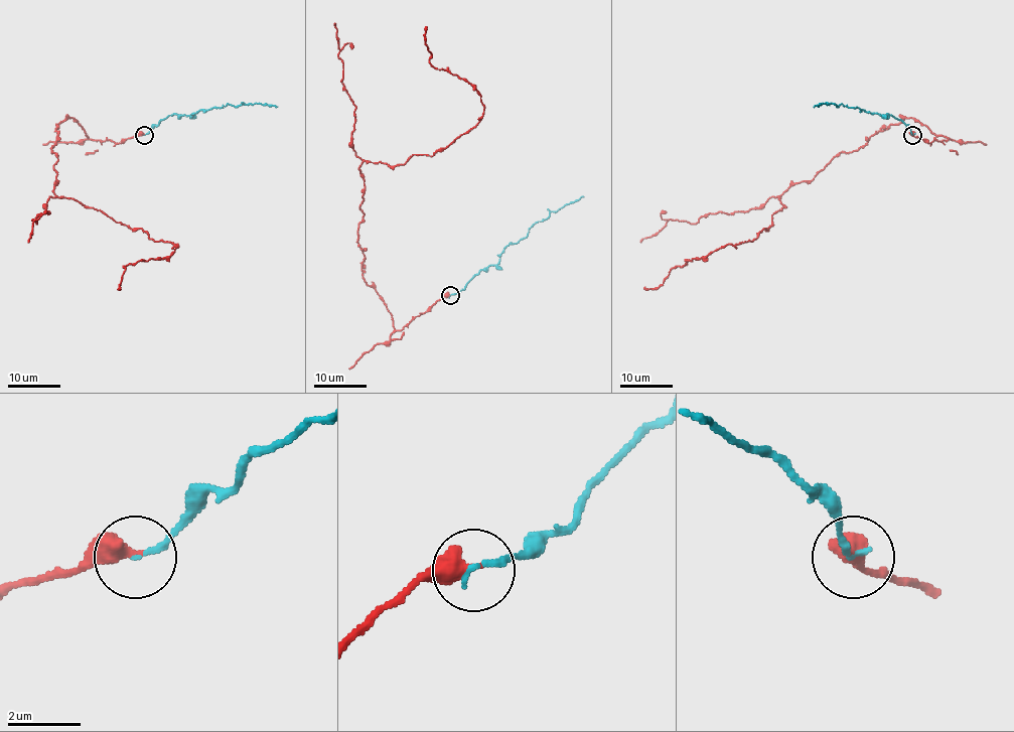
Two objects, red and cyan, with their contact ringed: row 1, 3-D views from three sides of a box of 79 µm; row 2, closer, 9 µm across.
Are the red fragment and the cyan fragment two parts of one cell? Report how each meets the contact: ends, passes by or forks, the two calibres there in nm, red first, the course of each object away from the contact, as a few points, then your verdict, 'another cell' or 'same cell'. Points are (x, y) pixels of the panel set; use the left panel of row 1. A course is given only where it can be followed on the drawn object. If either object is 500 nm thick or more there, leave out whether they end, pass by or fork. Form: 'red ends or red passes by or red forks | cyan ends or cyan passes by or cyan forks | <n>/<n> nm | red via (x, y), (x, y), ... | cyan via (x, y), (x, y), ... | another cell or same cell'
500/180 nm | red via (144, 134), (90, 139), (67, 117), (51, 149), (57, 197), (178, 246), (124, 267), (121, 288) | cyan via (144, 134), (172, 115), (190, 115), (230, 104), (259, 103), (277, 107) | same cell

